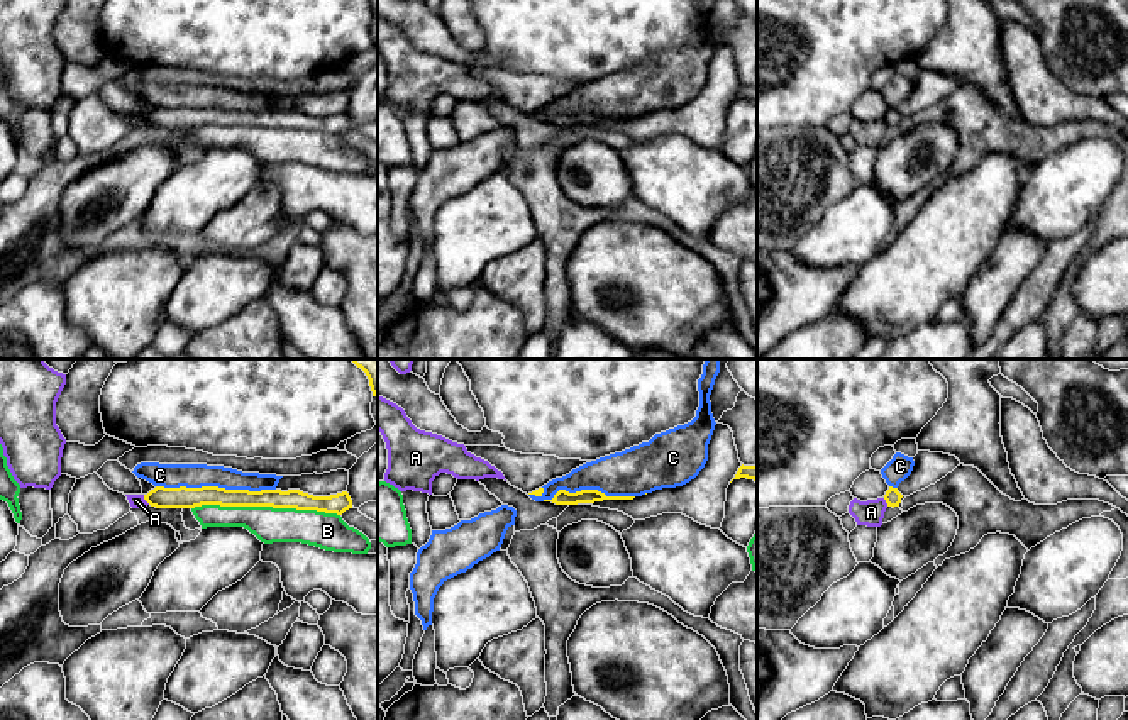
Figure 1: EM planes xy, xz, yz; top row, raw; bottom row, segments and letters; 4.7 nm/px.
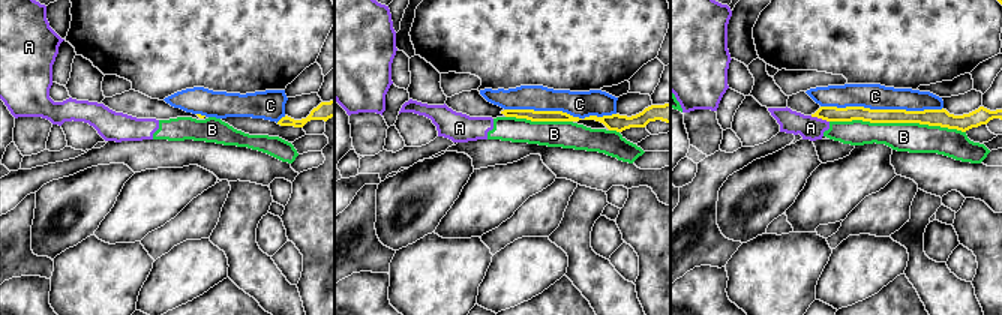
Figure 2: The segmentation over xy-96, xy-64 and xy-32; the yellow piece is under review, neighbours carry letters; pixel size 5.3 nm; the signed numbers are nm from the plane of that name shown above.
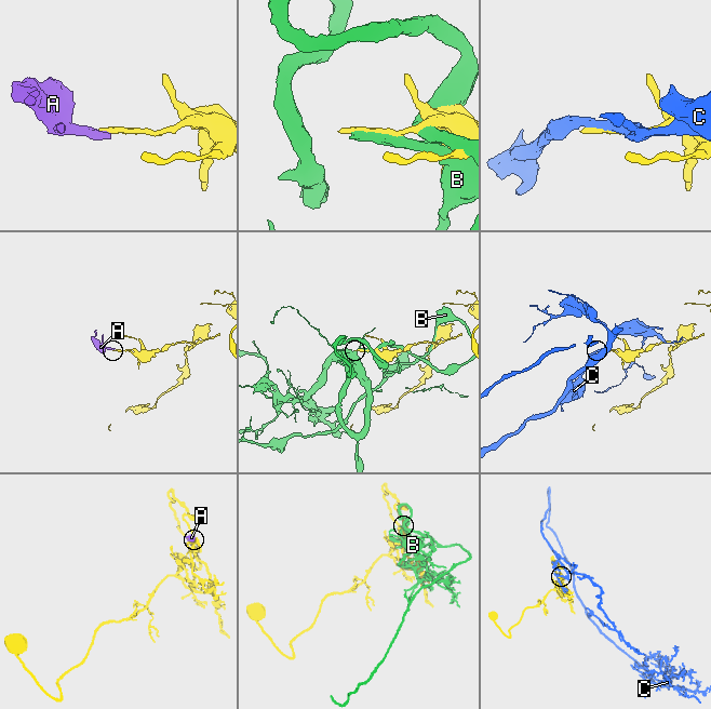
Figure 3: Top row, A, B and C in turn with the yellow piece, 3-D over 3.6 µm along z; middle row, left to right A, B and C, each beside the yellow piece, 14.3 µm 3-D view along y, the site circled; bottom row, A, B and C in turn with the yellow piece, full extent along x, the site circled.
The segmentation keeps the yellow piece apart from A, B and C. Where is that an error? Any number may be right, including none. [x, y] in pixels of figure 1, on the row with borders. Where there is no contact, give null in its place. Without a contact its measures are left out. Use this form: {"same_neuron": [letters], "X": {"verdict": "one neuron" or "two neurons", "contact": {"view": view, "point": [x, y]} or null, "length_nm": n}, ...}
{"same_neuron": [], "A": {"verdict": "two neurons", "contact": {"view": "xy", "point": [146, 500]}, "length_nm": 60}, "B": {"verdict": "two neurons", "contact": {"view": "xy", "point": [266, 505]}, "length_nm": 700}, "C": {"verdict": "two neurons", "contact": {"view": "xy", "point": [215, 487]}, "length_nm": 550}}

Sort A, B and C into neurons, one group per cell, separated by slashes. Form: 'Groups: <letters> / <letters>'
Groups: A B / C

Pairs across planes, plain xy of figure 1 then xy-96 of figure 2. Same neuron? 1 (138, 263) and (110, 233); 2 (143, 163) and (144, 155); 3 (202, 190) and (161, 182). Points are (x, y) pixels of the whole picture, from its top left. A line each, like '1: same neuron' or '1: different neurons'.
1: different neurons
2: different neurons
3: same neuron

